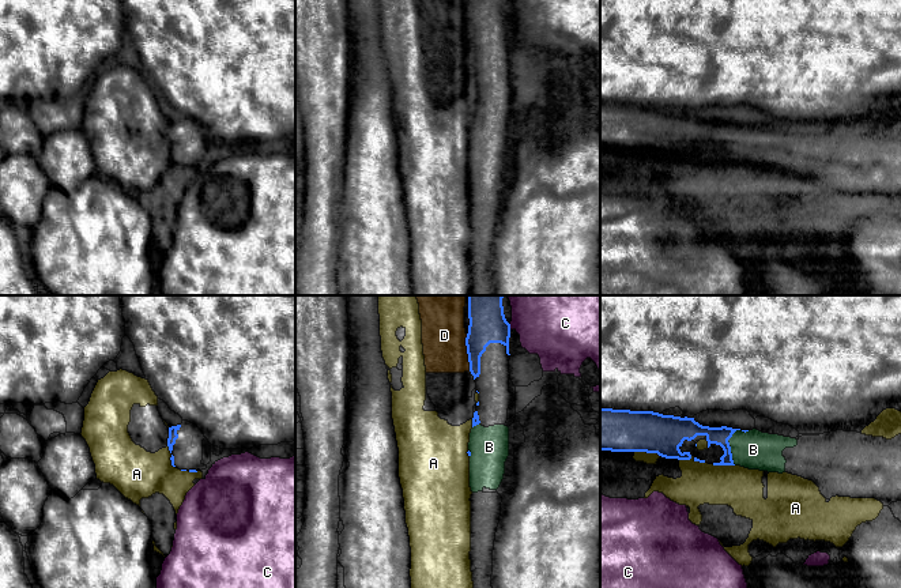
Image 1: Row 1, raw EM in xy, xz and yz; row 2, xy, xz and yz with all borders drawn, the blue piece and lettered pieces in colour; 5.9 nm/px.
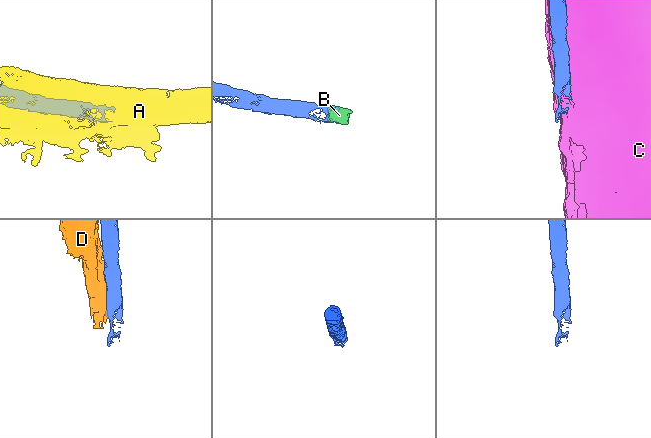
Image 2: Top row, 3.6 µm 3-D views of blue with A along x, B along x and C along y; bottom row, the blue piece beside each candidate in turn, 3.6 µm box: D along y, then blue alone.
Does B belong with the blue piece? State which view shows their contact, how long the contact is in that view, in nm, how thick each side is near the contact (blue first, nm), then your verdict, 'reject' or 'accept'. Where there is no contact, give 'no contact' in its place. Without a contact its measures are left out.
yz | 220 nm | 130/220 nm | accept

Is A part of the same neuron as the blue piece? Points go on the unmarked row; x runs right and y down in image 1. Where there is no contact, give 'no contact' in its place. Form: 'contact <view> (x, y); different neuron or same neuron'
contact yz (690, 153); different neuron

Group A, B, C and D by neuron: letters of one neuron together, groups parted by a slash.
A D / B / C

